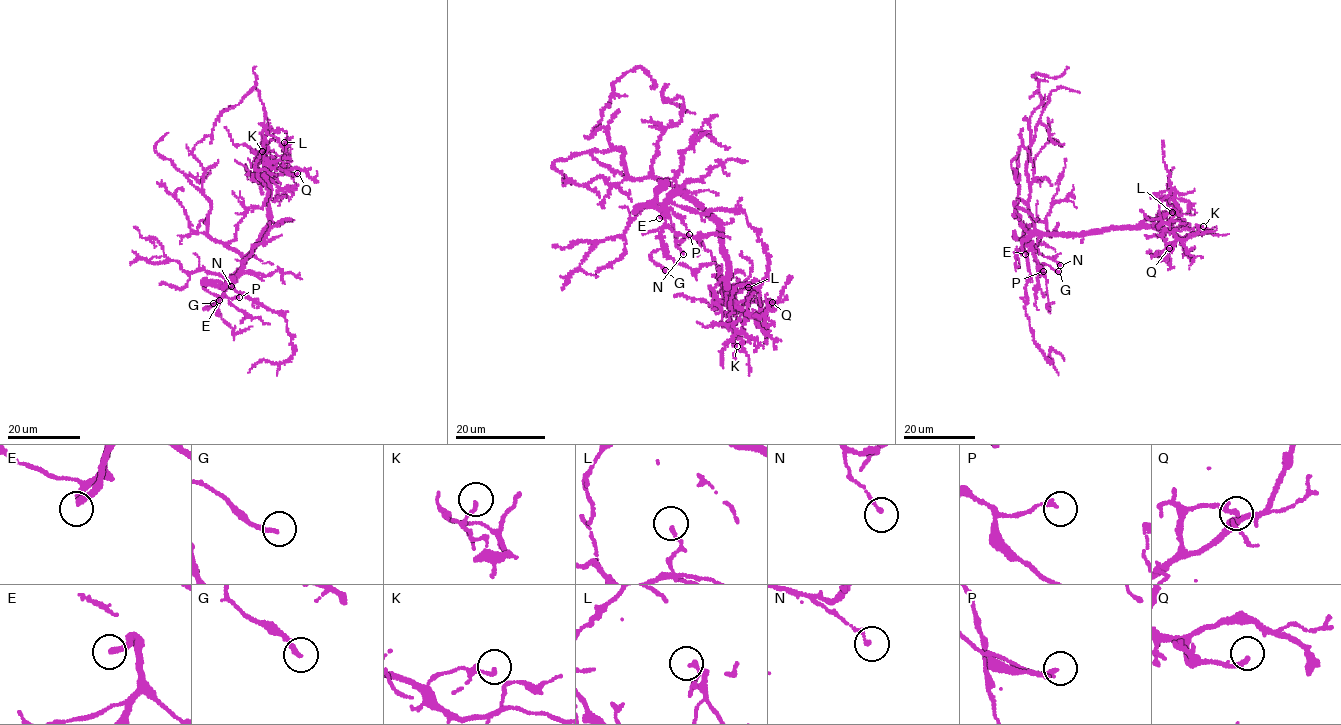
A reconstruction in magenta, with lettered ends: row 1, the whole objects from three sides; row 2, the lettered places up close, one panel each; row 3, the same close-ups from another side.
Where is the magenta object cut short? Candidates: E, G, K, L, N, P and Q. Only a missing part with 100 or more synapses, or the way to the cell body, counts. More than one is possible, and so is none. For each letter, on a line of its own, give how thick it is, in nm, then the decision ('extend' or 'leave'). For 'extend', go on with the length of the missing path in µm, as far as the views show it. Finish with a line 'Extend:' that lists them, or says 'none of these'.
E: 260 nm | extend | 60 µm
G: 190 nm | leave
K: 100 nm | leave
L: 170 nm | leave
N: 160 nm | leave
P: 200 nm | leave
Q: 190 nm | leave
Extend: E

